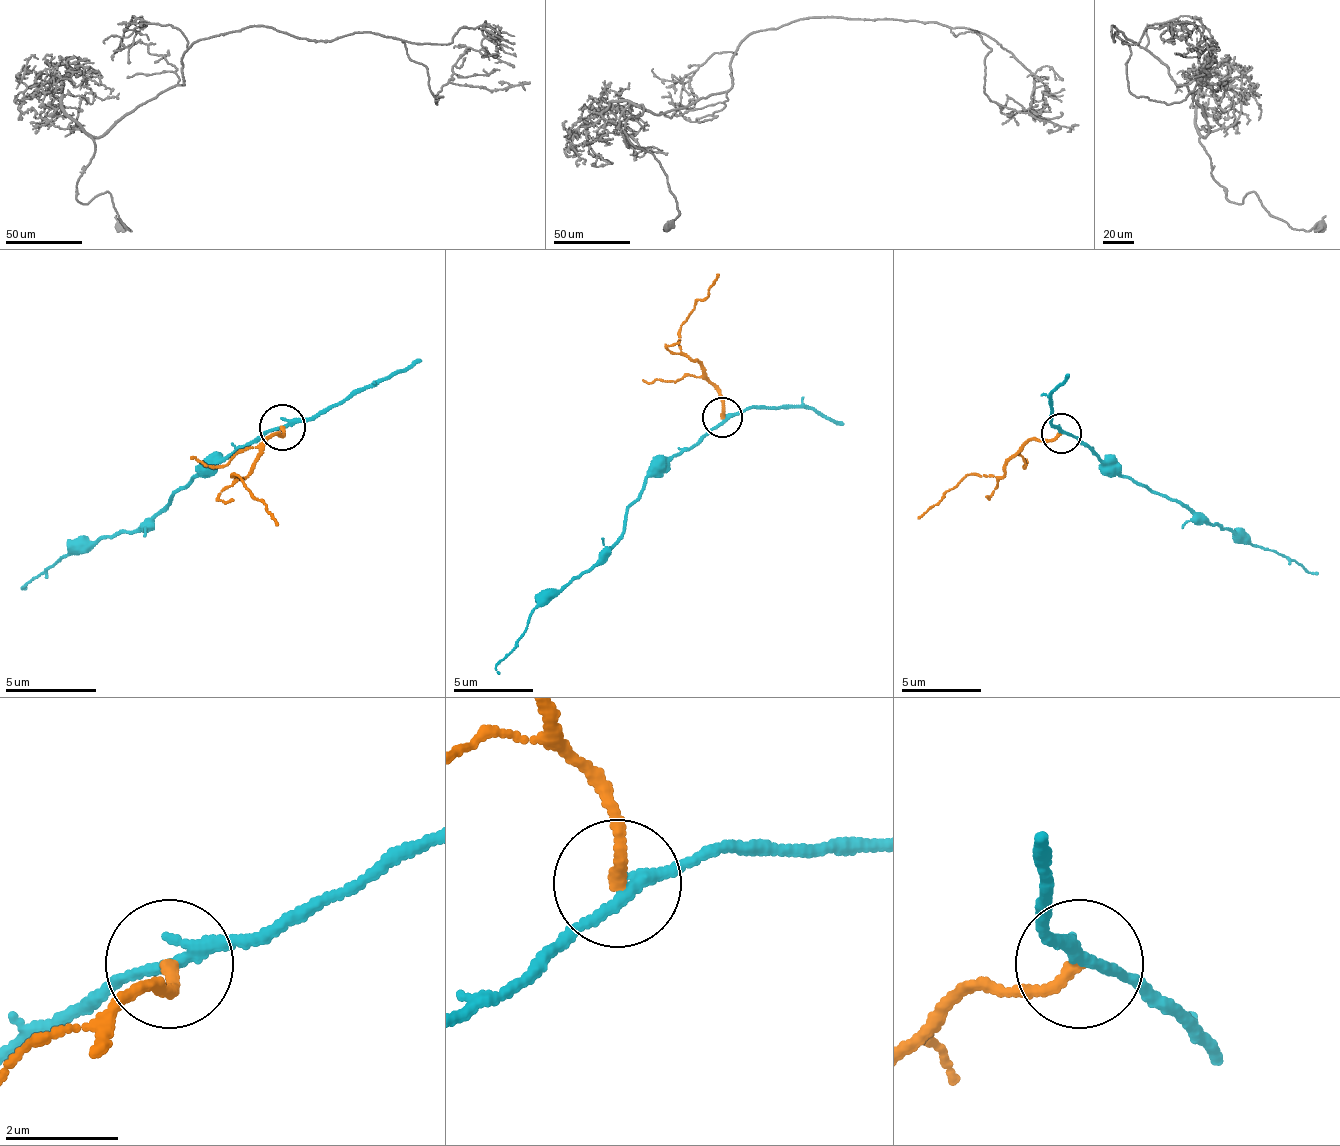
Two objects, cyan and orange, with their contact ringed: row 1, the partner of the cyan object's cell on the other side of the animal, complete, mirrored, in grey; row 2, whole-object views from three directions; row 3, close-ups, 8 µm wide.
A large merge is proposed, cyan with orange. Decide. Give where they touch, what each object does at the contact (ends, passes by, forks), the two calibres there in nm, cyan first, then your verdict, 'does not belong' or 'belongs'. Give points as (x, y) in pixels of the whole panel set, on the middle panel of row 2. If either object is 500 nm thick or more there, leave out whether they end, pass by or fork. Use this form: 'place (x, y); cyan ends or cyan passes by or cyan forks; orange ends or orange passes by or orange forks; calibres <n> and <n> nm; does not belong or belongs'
place (722, 417); cyan passes by; orange ends; calibres 220 and 200 nm; does not belong

